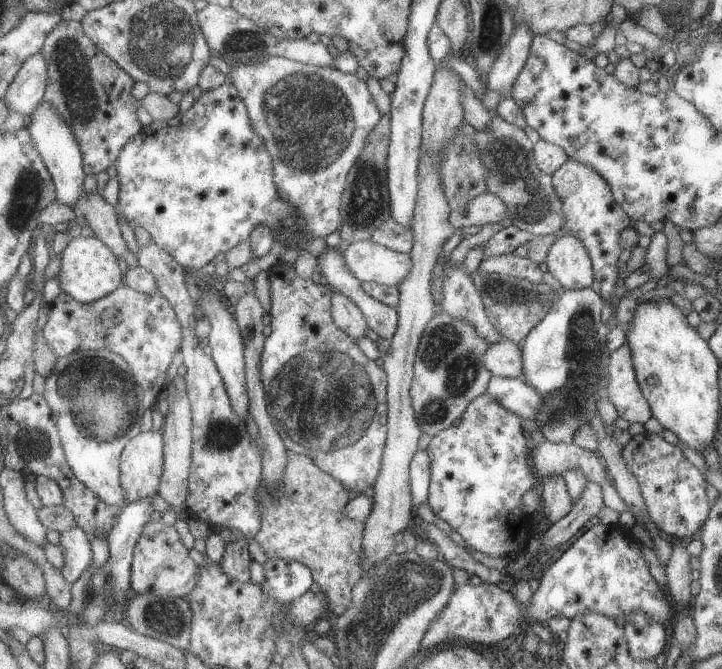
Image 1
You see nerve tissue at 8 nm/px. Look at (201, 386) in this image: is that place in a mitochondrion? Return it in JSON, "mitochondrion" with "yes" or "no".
{"mitochondrion":"no"}

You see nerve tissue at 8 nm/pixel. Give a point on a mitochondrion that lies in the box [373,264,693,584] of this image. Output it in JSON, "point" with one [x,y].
{"point":[445,354]}

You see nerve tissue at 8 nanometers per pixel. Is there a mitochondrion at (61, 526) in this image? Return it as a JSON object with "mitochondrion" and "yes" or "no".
{"mitochondrion":"no"}

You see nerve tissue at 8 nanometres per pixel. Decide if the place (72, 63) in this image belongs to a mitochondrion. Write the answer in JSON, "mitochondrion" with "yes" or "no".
{"mitochondrion":"yes"}

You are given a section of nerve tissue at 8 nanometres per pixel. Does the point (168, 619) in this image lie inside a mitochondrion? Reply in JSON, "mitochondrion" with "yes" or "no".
{"mitochondrion":"yes"}

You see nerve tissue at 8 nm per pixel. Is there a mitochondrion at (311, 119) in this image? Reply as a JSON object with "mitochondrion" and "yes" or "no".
{"mitochondrion":"yes"}

